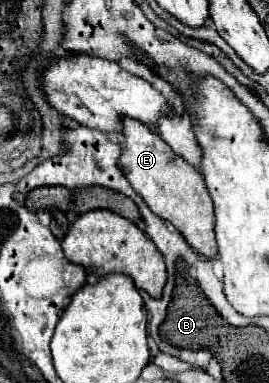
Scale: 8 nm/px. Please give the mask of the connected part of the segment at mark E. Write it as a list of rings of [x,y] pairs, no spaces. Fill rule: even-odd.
[[[122,117],[122,135],[124,143],[118,165],[132,189],[136,189],[136,193],[158,217],[170,221],[184,235],[192,249],[208,259],[214,257],[214,207],[200,171],[184,161],[180,155],[176,155],[158,133],[132,117]]]

